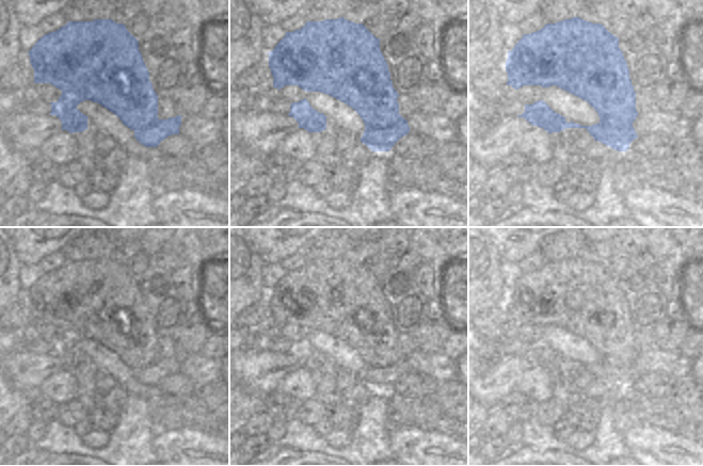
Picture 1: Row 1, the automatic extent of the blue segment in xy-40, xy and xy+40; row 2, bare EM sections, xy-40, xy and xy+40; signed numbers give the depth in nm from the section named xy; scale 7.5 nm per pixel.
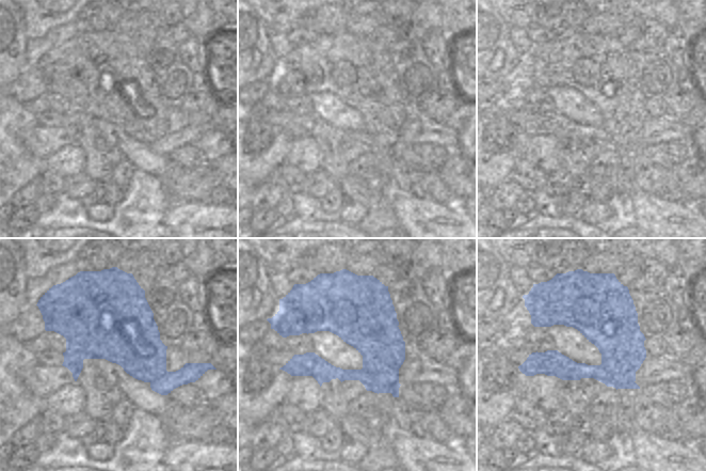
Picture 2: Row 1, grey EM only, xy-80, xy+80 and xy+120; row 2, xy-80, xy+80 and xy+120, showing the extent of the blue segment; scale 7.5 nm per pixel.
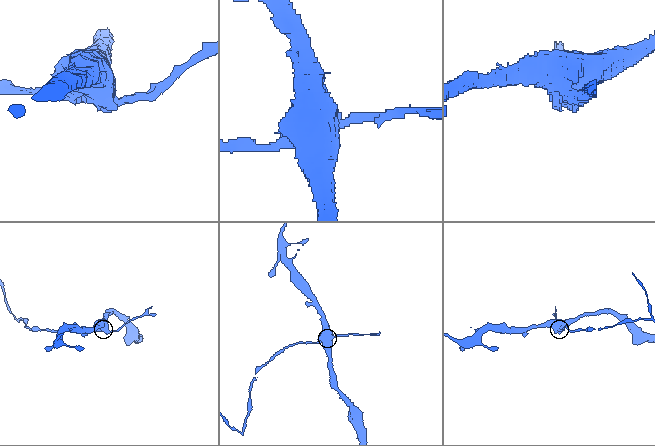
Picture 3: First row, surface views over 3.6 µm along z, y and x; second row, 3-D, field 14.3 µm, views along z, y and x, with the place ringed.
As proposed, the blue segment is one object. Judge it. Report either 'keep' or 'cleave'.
cleave

